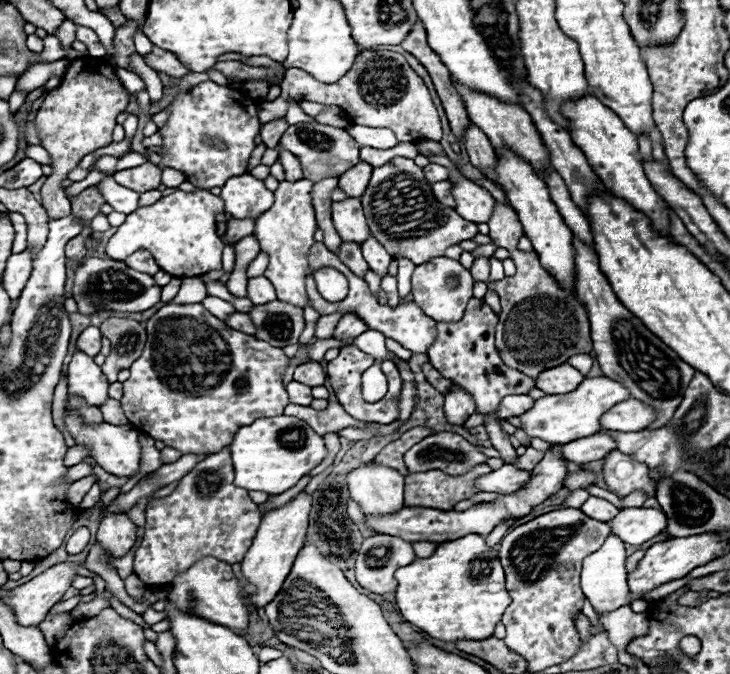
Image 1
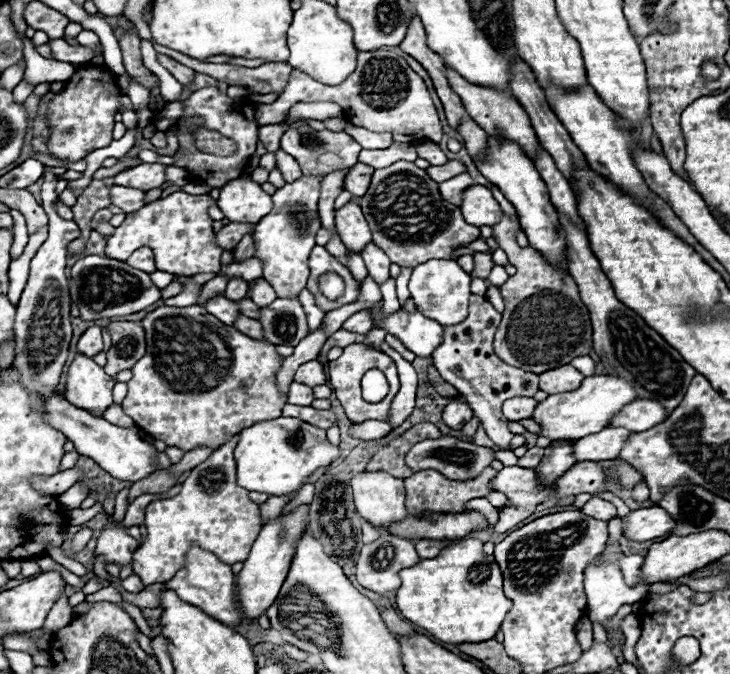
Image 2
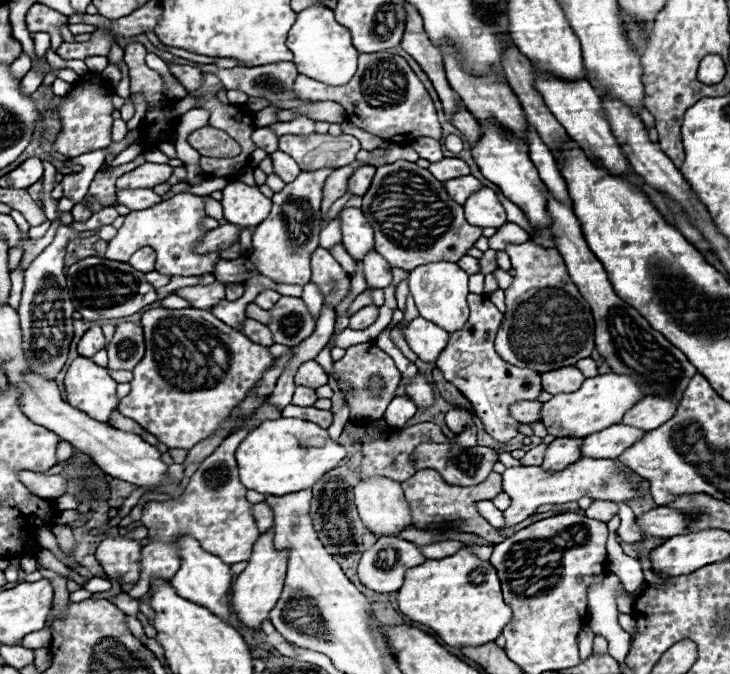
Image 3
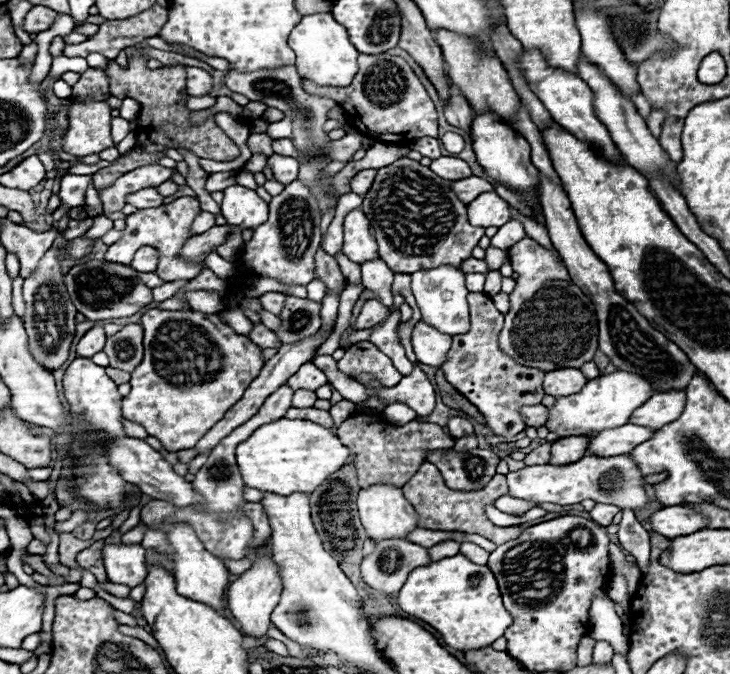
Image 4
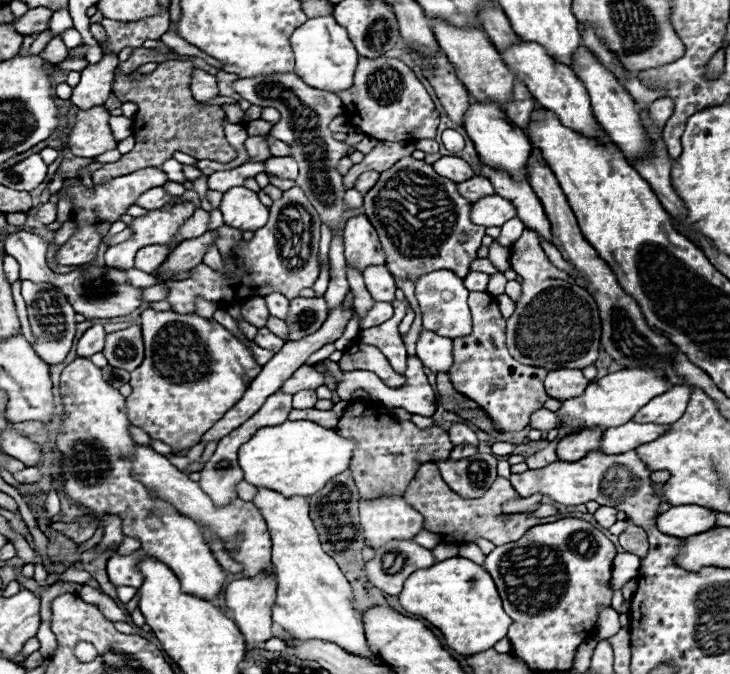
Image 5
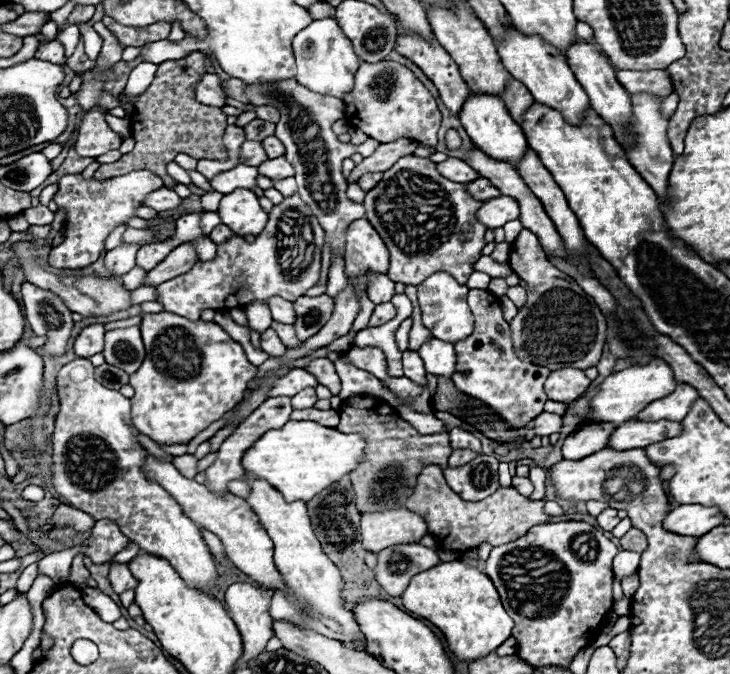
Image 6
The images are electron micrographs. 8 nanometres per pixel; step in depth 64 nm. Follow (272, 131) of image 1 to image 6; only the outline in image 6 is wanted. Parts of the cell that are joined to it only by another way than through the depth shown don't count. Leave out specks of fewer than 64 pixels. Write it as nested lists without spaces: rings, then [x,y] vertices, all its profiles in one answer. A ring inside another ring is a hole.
[[[246,140],[242,144],[242,164],[248,164],[248,166],[260,166],[264,160],[268,160],[264,148],[262,148],[262,142],[258,140]]]

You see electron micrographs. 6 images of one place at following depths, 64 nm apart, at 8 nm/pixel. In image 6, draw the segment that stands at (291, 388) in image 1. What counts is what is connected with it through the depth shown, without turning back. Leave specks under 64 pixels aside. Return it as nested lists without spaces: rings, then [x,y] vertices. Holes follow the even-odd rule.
[[[304,388],[296,396],[292,396],[292,408],[312,408],[316,402],[316,392],[314,388]]]

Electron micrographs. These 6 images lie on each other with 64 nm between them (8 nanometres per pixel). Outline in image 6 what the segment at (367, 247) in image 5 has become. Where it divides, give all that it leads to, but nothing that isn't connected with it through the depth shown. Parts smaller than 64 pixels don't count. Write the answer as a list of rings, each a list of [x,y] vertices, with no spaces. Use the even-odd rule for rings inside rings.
[[[366,218],[354,220],[348,226],[344,258],[346,258],[346,276],[358,278],[362,288],[366,288],[366,272],[386,272],[390,262],[382,238],[368,224]]]

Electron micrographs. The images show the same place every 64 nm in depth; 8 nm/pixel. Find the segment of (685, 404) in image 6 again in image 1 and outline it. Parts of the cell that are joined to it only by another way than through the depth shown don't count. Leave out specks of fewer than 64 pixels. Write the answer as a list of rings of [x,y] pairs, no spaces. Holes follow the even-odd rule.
[[[628,398],[612,406],[602,416],[602,428],[604,430],[616,430],[616,432],[638,432],[644,430],[646,424],[654,420],[654,410],[640,400]]]

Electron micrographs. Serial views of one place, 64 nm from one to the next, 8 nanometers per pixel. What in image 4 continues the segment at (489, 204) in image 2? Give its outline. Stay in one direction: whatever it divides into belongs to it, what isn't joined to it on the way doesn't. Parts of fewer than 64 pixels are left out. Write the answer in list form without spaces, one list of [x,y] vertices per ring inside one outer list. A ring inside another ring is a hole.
[[[492,190],[492,192],[482,192],[478,198],[474,198],[468,206],[468,220],[472,226],[496,226],[500,228],[510,220],[510,210],[508,204]]]

